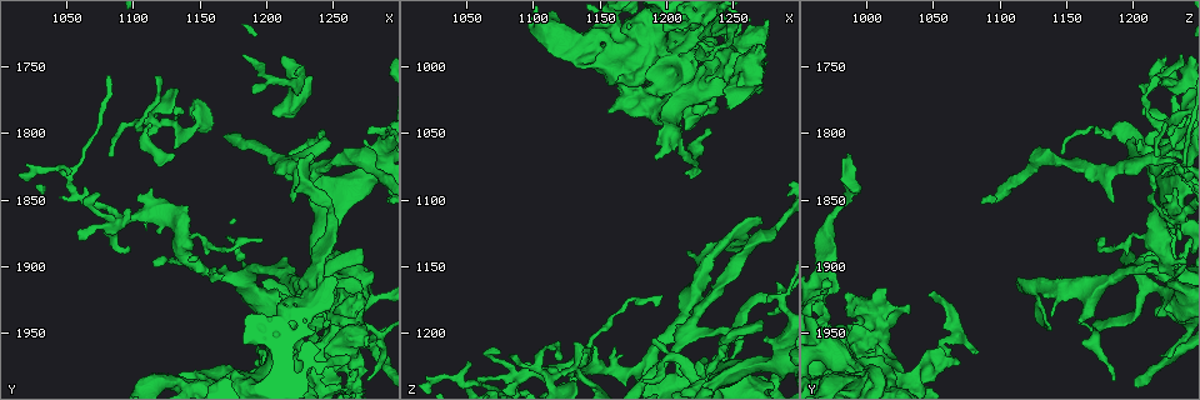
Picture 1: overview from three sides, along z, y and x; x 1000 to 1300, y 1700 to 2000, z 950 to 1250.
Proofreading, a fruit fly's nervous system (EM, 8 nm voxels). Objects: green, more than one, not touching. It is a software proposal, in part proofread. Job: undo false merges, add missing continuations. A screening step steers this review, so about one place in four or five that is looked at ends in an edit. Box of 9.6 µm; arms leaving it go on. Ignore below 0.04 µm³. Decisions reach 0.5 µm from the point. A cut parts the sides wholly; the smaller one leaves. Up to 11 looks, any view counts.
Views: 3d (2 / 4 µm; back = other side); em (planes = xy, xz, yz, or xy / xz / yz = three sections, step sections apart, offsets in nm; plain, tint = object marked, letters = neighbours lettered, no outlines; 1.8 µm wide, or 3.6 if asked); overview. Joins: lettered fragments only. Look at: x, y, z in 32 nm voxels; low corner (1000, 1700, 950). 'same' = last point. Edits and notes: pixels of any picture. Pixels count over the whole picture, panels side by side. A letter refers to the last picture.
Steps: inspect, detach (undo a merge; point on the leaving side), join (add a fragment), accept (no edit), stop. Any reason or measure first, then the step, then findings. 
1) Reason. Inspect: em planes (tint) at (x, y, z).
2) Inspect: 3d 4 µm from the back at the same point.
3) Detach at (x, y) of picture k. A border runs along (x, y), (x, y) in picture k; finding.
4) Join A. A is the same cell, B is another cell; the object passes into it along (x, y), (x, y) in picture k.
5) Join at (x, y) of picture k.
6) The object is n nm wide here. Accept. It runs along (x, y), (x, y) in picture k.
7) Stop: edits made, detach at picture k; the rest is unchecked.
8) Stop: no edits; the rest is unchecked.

Inspect: 3d 4 µm at (1092, 1864, 1234).

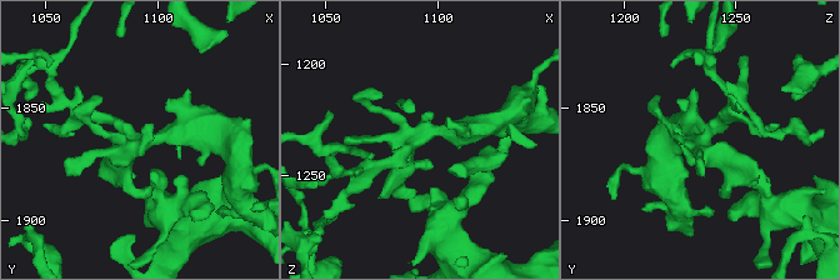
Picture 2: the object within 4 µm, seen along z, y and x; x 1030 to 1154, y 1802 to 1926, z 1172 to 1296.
Shape alone is not enough. Inspect: em planes (letters) at (1090, 1864, 1234).

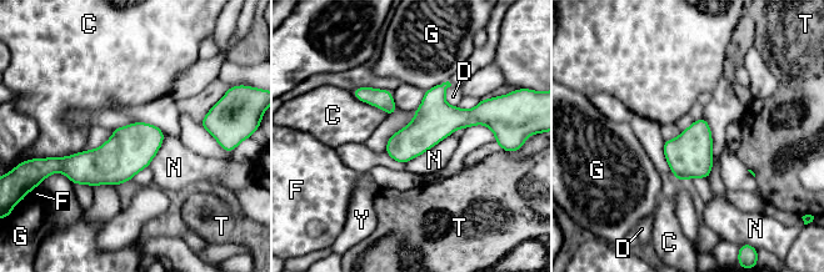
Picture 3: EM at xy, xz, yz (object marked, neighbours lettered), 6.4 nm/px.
Accept. C, D, F, G, N, T and Y are other cells; a border runs along (703, 116), (712, 139), (708, 179) in picture 3; all the same cell.

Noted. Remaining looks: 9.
Tapers out. Inspect: em planes (letters) at (1220, 1964, 1084).

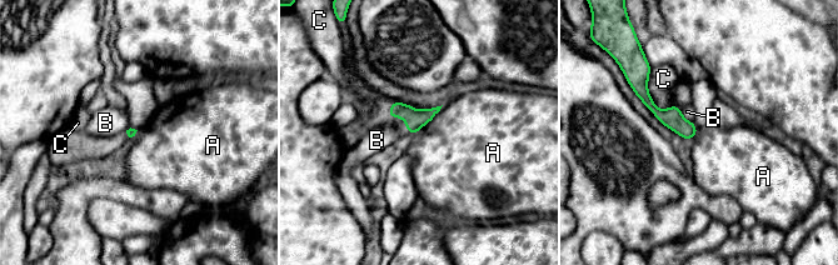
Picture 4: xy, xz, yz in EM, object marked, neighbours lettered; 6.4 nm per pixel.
The longest contact is with C, 300 nm. Accept. A, B and C are other cells; no lettered fragment goes on from it.

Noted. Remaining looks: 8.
Inspect: em xz step 8 (tint) at (1260, 1934, 1002).

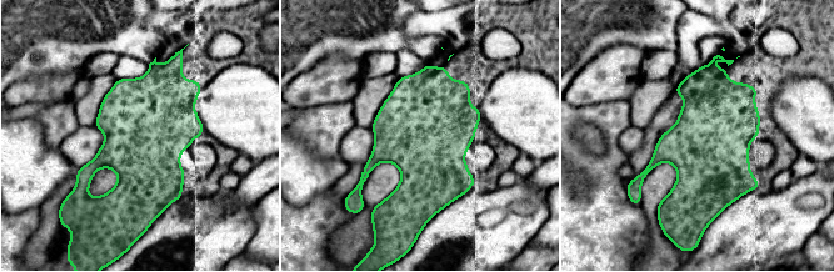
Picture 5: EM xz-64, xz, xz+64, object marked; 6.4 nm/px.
Inspect: em planes (tint) at the same point.

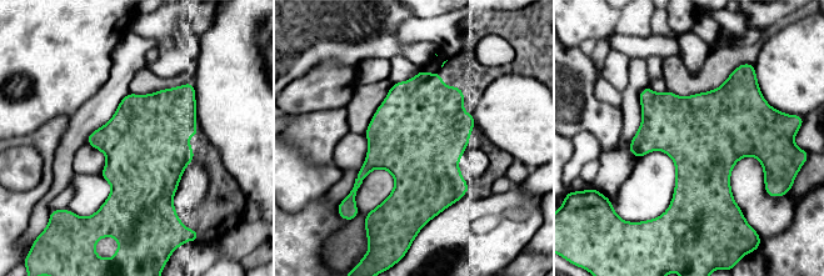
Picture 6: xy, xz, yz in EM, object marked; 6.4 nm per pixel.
Inspect: em planes (letters) at the same point.

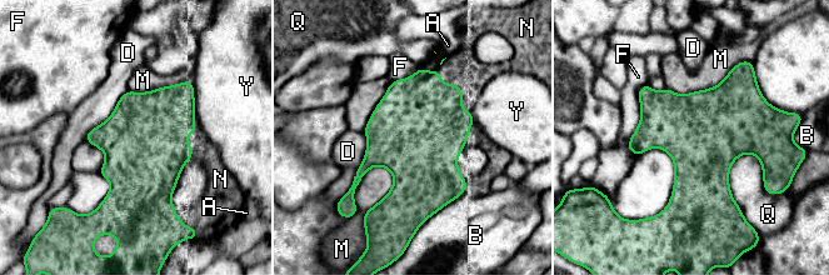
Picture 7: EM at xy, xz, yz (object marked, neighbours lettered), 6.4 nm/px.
Join N. N is the same cell, A, B, D, F, M, Q and Y are other cells; the cell continues.

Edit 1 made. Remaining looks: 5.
Stop: edits made, join at picture 7; the rest is unchecked.

